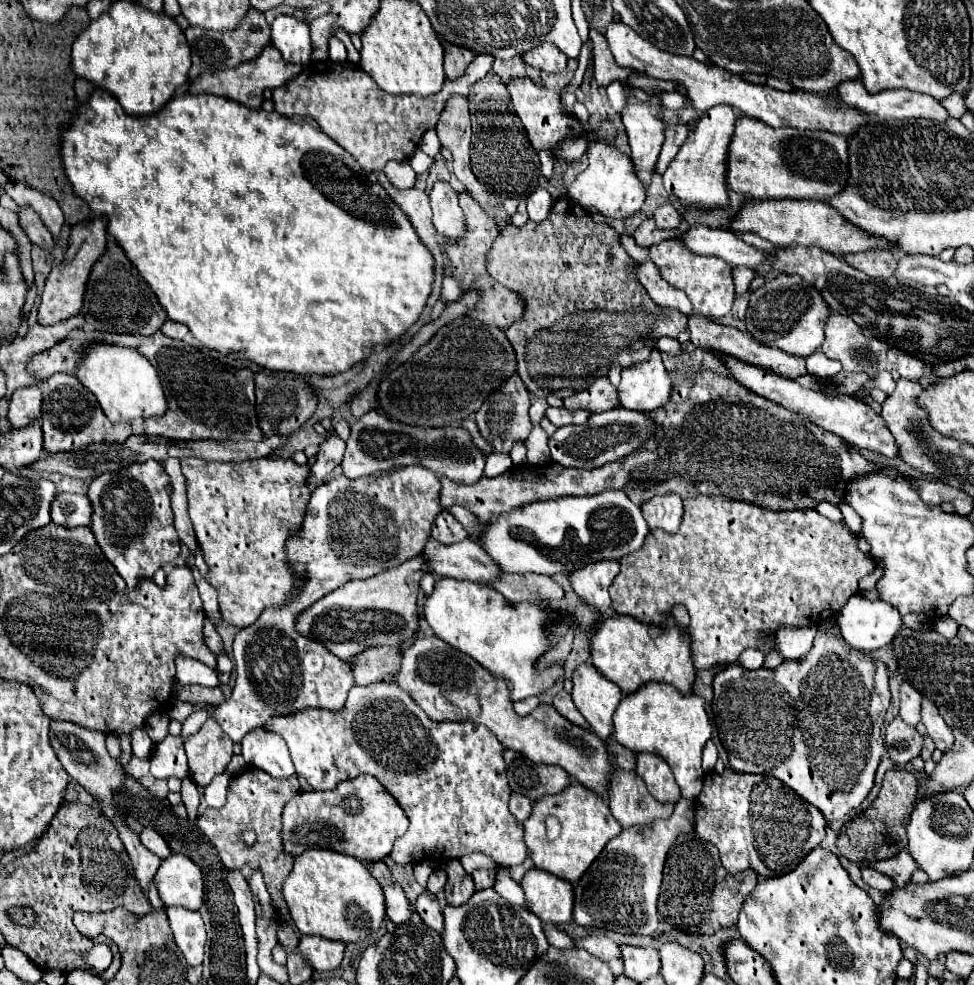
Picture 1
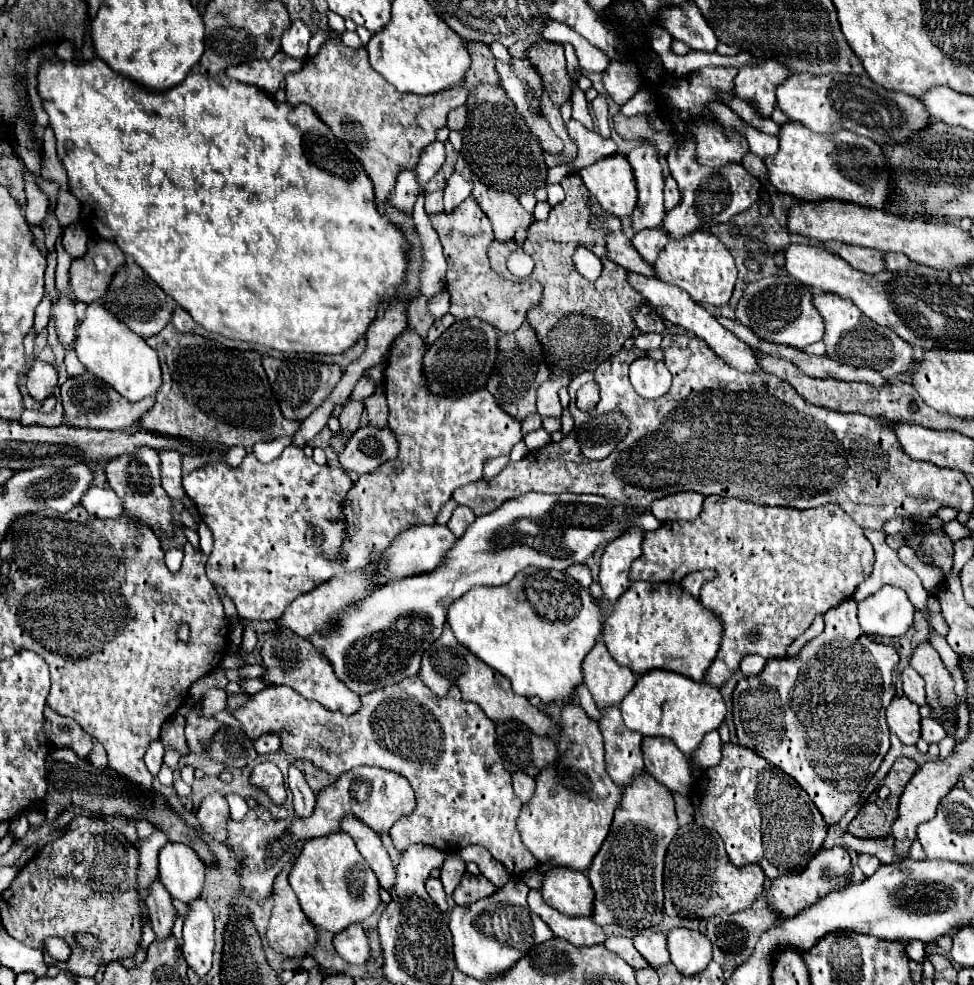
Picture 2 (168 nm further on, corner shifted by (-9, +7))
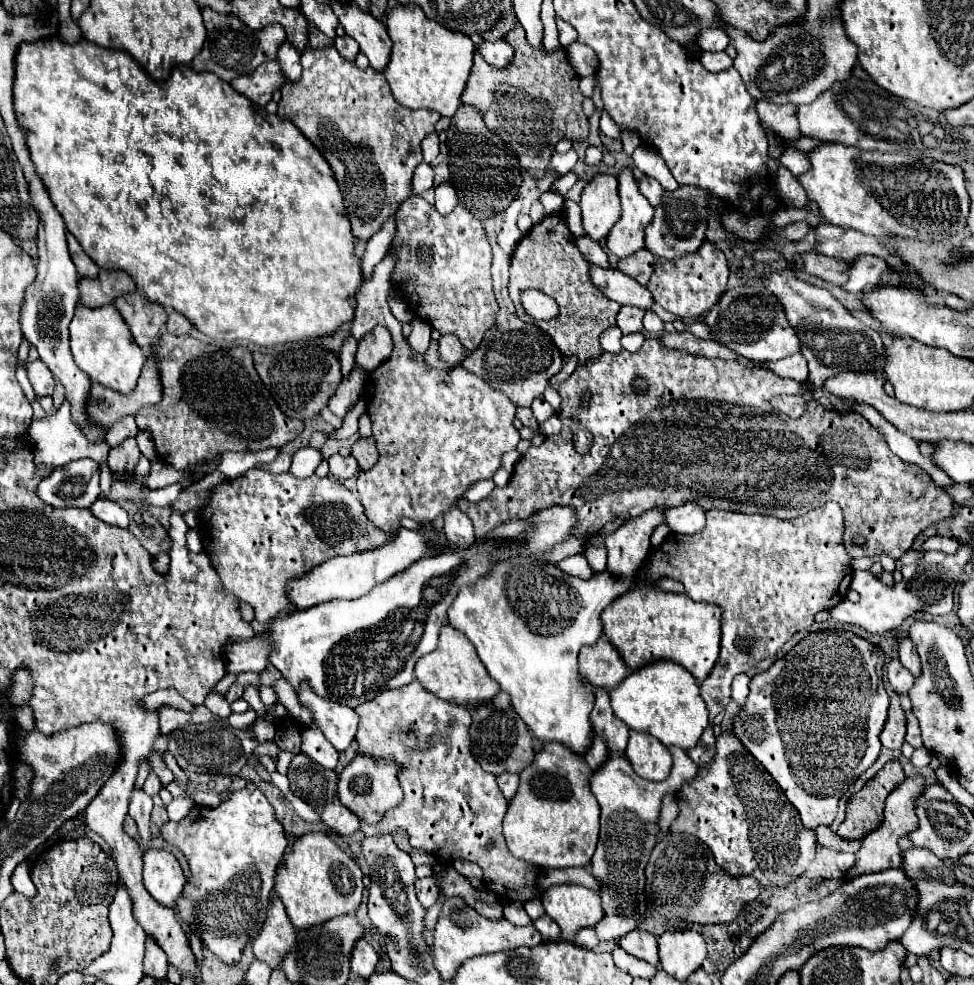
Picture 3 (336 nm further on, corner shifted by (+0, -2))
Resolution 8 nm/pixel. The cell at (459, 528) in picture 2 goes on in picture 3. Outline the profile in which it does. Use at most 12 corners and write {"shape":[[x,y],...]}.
{"shape":[[461,509],[445,513],[447,541],[455,549],[475,543],[471,519]]}

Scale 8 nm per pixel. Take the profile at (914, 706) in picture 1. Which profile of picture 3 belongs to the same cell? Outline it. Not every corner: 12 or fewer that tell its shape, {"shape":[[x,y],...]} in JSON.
{"shape":[[899,659],[887,665],[887,677],[895,693],[907,695],[915,677]]}

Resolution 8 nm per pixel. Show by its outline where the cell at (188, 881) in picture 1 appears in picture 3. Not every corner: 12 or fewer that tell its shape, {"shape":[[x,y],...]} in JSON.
{"shape":[[173,853],[143,855],[143,885],[165,907],[187,883]]}

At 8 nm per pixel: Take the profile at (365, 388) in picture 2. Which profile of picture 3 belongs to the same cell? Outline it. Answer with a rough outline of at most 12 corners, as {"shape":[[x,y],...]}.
{"shape":[[347,337],[341,349],[341,373],[353,369],[357,339]]}

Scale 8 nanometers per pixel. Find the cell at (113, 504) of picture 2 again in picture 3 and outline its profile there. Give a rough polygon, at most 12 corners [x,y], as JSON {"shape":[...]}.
{"shape":[[97,499],[93,515],[115,527],[129,527],[127,511],[109,499]]}

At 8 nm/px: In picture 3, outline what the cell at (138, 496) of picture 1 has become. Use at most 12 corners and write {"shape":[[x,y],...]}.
{"shape":[[135,437],[111,447],[107,463],[119,475],[135,471],[139,453]]}

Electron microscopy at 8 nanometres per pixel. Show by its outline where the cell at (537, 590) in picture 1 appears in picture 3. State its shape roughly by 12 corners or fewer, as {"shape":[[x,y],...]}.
{"shape":[[573,555],[559,563],[567,575],[589,579],[593,575],[585,555]]}

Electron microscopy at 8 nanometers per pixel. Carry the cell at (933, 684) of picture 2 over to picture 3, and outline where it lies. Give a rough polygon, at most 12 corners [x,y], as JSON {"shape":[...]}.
{"shape":[[909,637],[899,641],[899,661],[915,677],[921,667]]}

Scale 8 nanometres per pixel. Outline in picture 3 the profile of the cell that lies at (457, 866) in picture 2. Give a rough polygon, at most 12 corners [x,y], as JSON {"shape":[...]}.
{"shape":[[443,893],[425,911],[425,929],[433,929],[443,907]]}

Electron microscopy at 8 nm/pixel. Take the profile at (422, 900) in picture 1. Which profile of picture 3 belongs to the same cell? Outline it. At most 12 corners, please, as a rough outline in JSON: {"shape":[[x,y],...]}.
{"shape":[[435,877],[417,879],[417,899],[425,909],[437,901]]}

